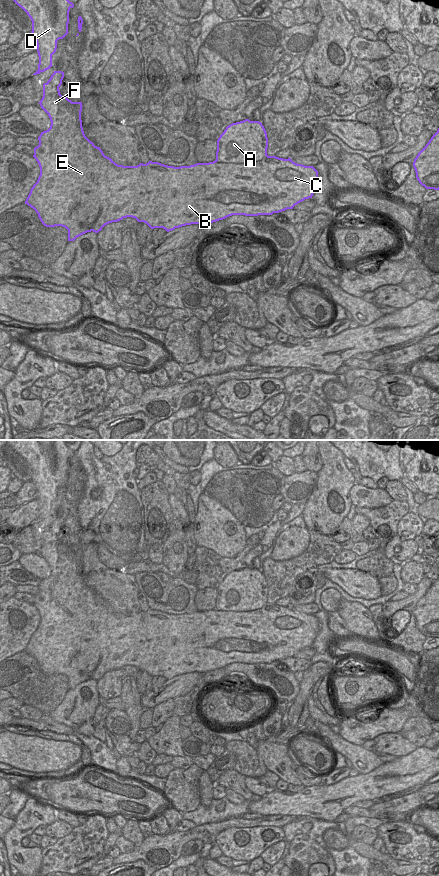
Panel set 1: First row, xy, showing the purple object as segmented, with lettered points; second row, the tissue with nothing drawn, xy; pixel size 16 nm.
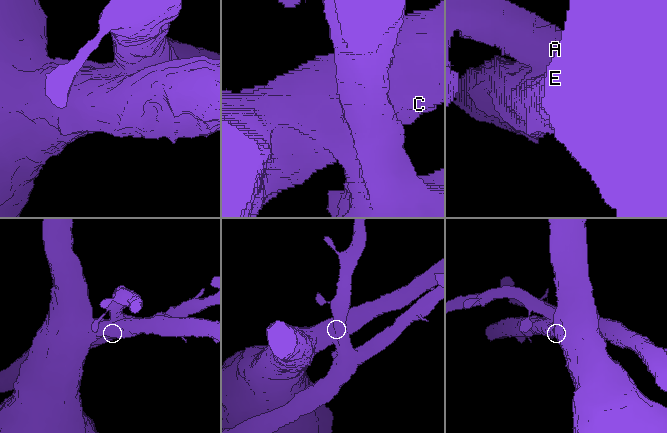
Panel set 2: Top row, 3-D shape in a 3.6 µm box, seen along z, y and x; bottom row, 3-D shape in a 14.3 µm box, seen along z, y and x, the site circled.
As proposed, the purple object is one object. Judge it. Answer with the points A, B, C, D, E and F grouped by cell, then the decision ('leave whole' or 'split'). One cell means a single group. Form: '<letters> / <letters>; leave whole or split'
A / B C D E F; split

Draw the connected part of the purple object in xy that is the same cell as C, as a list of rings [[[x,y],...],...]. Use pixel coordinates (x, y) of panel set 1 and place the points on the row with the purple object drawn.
[[[54,71],[43,84],[43,97],[39,104],[48,114],[51,125],[38,137],[39,145],[34,148],[33,157],[39,164],[40,175],[33,185],[25,204],[33,208],[46,227],[62,226],[68,230],[68,241],[87,233],[98,233],[112,222],[132,217],[146,223],[151,229],[163,228],[167,232],[186,225],[206,225],[232,215],[272,215],[312,198],[318,185],[318,171],[313,166],[297,164],[291,158],[266,156],[261,161],[246,164],[196,163],[190,166],[168,166],[149,161],[137,166],[116,164],[104,155],[84,134],[81,120],[82,102],[72,102],[60,94],[64,72]]]

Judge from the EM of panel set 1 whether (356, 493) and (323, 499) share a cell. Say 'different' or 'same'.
different

